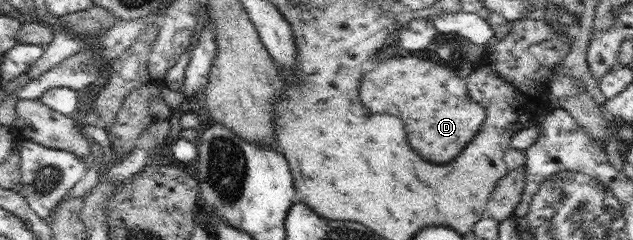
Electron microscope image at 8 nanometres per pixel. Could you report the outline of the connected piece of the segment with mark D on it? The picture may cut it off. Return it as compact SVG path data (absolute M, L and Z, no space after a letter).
M413 56L406 58L390 58L386 62L380 62L378 66L370 71L362 74L362 82L360 82L360 100L364 102L364 106L372 112L372 114L384 114L384 106L394 106L396 112L390 110L390 114L396 114L404 126L406 126L406 134L410 140L410 146L424 158L430 162L450 162L454 160L462 148L474 138L474 134L480 130L482 122L484 122L484 110L478 102L474 102L466 90L466 82L450 68L436 64L432 60L422 60Z

